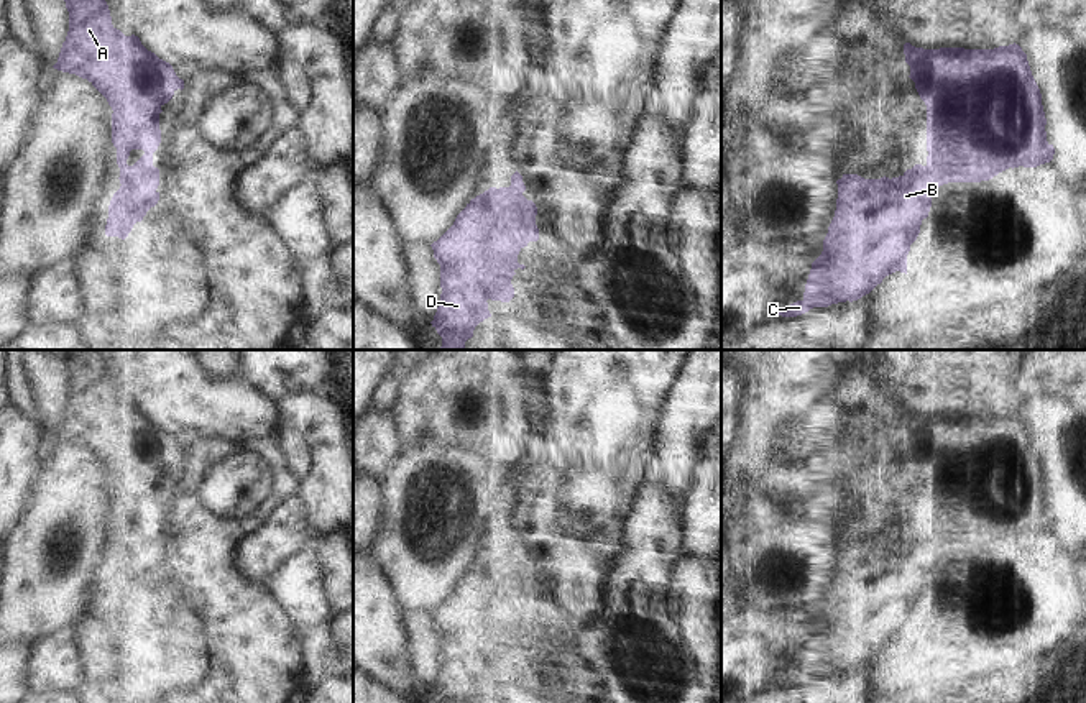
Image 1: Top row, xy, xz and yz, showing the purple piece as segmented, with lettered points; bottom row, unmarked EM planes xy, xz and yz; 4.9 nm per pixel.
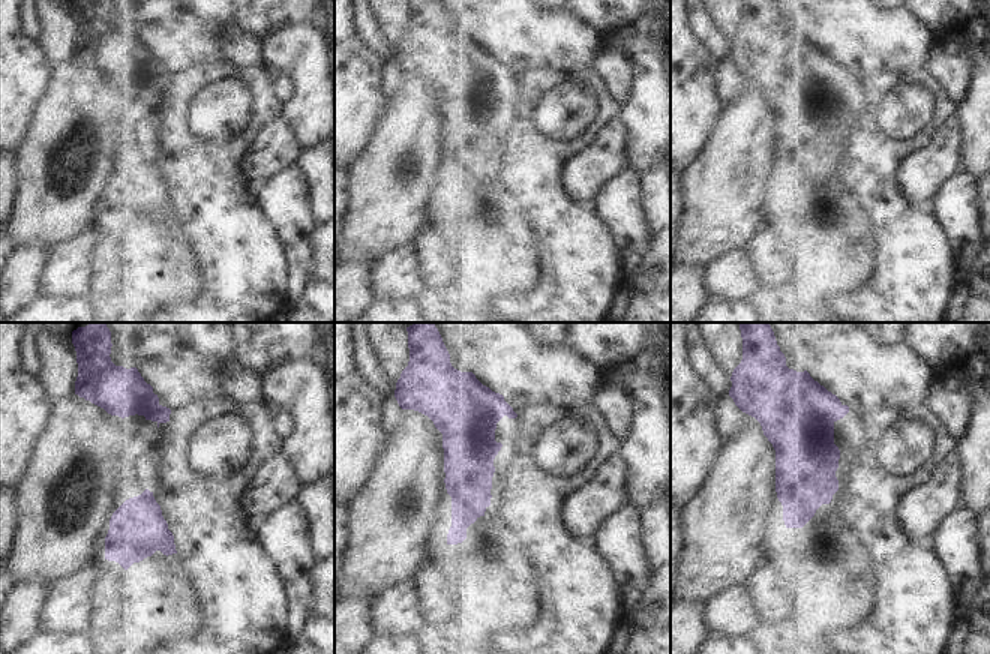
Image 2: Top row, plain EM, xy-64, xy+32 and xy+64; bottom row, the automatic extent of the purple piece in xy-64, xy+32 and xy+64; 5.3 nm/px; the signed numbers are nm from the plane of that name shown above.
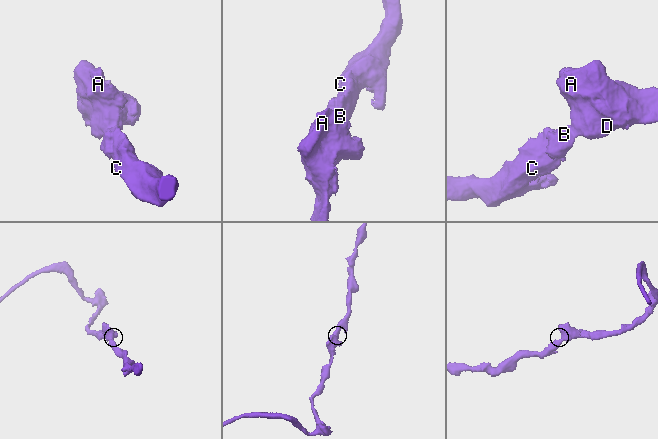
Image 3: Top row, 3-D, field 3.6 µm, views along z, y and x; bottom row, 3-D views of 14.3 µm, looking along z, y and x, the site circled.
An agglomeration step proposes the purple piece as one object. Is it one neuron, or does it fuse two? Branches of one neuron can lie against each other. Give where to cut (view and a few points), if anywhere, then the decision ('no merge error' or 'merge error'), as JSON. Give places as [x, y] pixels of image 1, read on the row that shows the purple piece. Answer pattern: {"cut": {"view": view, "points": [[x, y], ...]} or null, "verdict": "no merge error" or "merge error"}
{"cut": null, "verdict": "no merge error"}

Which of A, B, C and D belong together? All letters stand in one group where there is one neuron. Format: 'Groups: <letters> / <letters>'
Groups: A B C D

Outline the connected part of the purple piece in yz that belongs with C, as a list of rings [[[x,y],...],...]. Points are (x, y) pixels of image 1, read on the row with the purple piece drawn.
[[[905,43],[904,54],[910,66],[909,77],[927,105],[927,164],[915,164],[892,179],[843,174],[836,181],[835,217],[821,255],[812,263],[803,299],[777,315],[797,317],[813,307],[853,302],[869,294],[886,276],[895,271],[907,274],[910,245],[917,240],[940,186],[989,181],[1009,168],[1037,168],[1053,159],[1042,94],[1019,44],[994,49],[923,49]]]

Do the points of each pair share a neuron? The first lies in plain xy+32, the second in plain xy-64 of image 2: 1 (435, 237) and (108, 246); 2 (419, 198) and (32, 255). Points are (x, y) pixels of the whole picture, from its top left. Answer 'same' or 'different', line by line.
1: same
2: different

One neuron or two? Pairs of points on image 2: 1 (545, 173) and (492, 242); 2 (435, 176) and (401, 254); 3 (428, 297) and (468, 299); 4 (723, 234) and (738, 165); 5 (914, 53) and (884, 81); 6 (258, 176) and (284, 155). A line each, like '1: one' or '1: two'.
1: two
2: two
3: one
4: one
5: two
6: one

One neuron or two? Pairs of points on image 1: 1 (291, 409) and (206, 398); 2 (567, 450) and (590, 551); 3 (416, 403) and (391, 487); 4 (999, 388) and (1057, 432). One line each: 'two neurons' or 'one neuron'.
1: two neurons
2: one neuron
3: two neurons
4: two neurons

